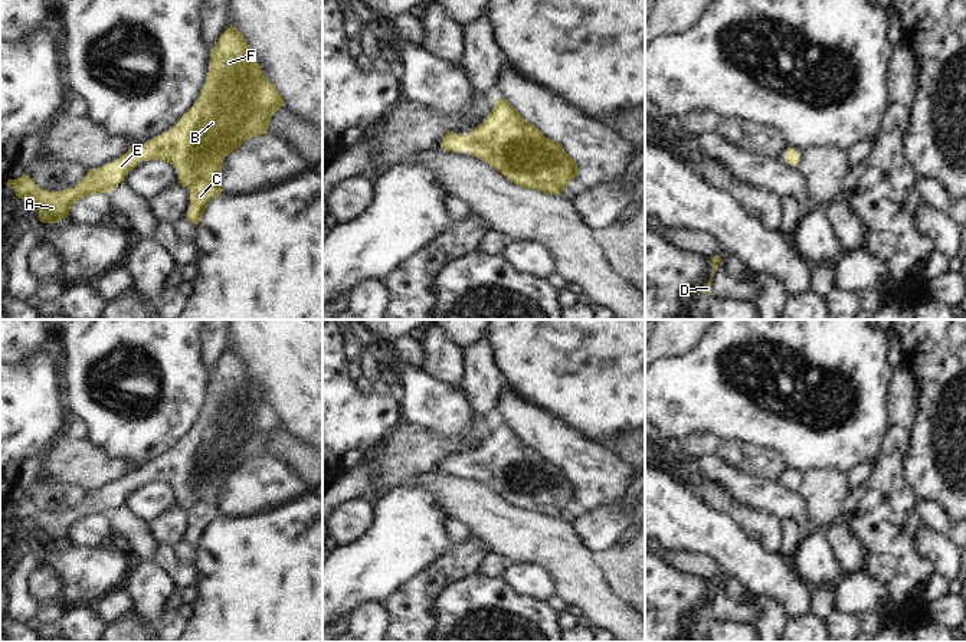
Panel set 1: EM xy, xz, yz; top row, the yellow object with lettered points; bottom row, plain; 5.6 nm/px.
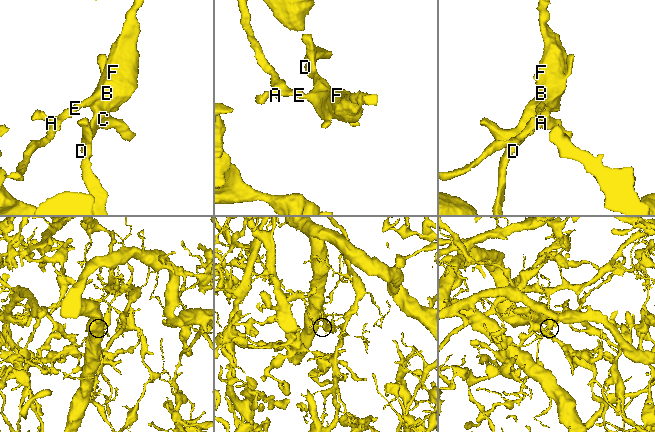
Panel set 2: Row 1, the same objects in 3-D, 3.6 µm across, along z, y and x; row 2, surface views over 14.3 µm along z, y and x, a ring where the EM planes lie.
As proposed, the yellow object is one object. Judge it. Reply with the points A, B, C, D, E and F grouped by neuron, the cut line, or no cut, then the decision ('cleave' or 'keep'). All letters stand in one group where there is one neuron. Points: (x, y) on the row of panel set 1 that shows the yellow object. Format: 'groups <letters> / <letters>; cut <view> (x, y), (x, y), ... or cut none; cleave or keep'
groups A B C D E F; cut none; keep

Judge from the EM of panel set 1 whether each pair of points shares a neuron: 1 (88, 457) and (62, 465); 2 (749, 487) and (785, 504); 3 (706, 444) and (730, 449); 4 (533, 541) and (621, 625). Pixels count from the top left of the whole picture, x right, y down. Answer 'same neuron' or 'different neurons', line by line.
1: same neuron
2: same neuron
3: different neurons
4: same neuron

